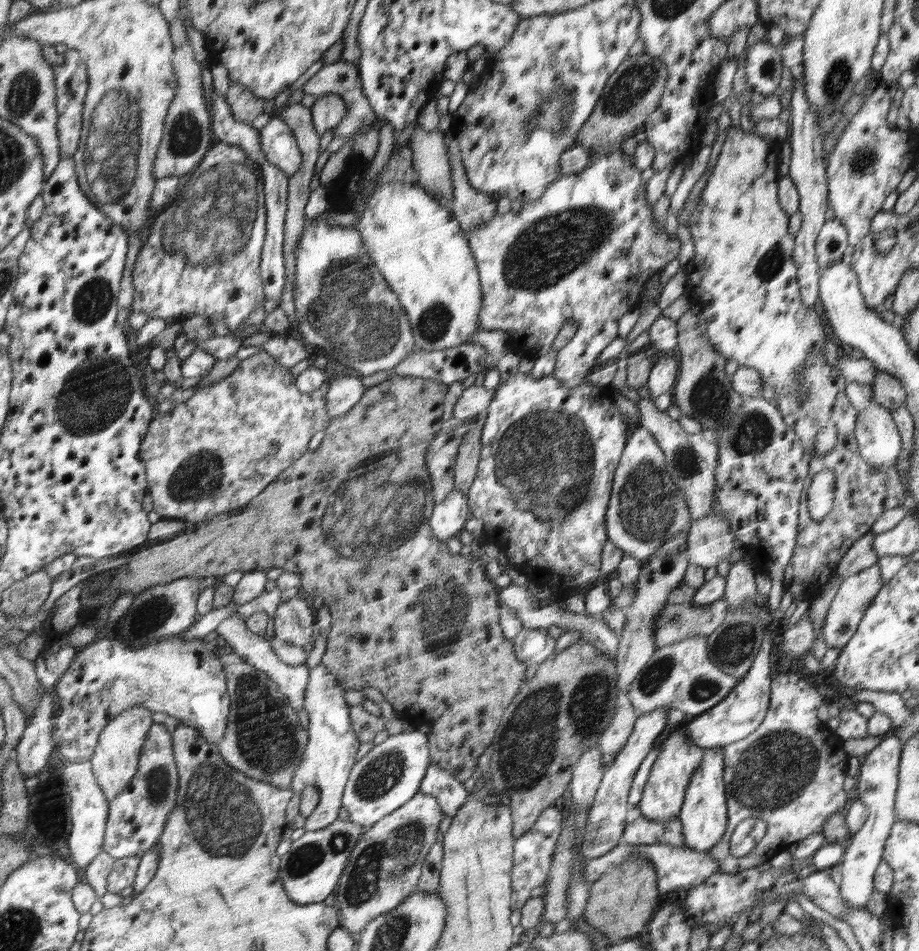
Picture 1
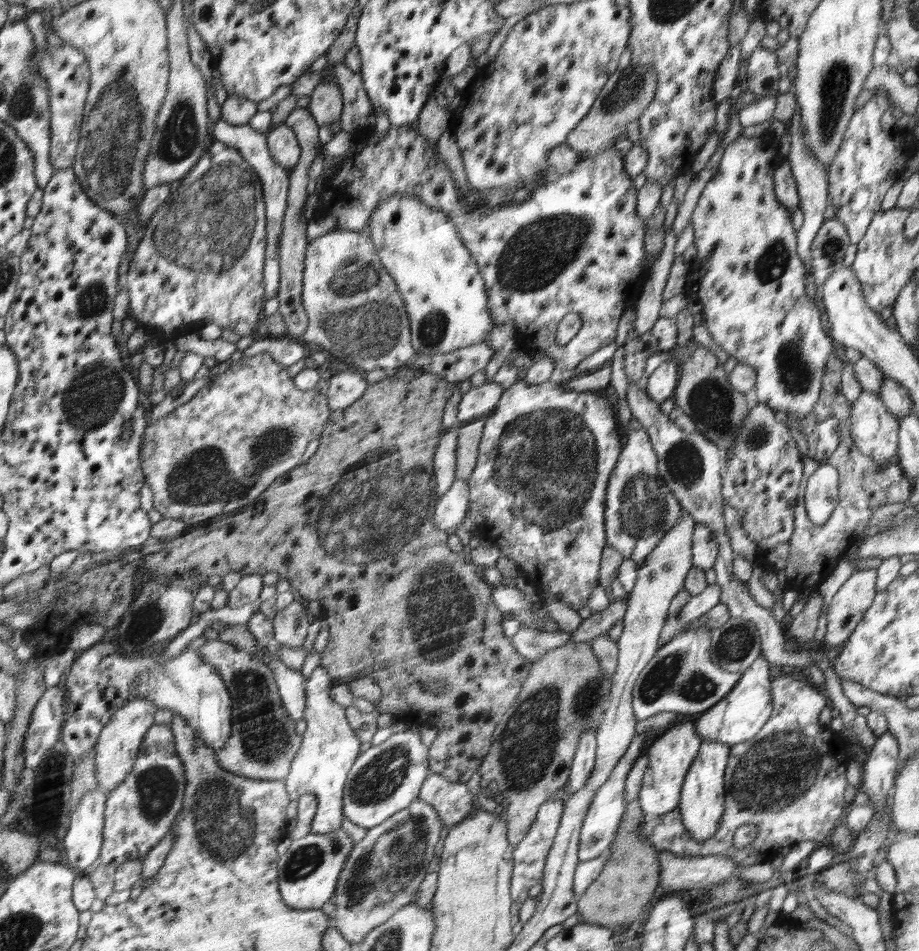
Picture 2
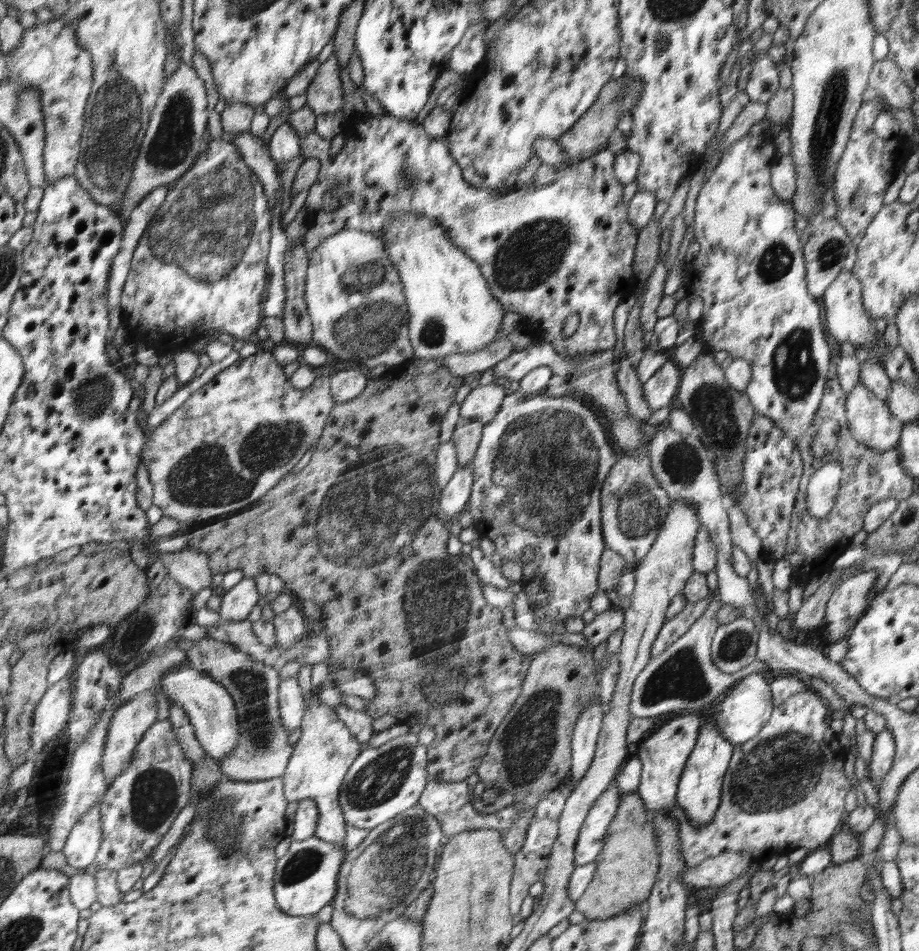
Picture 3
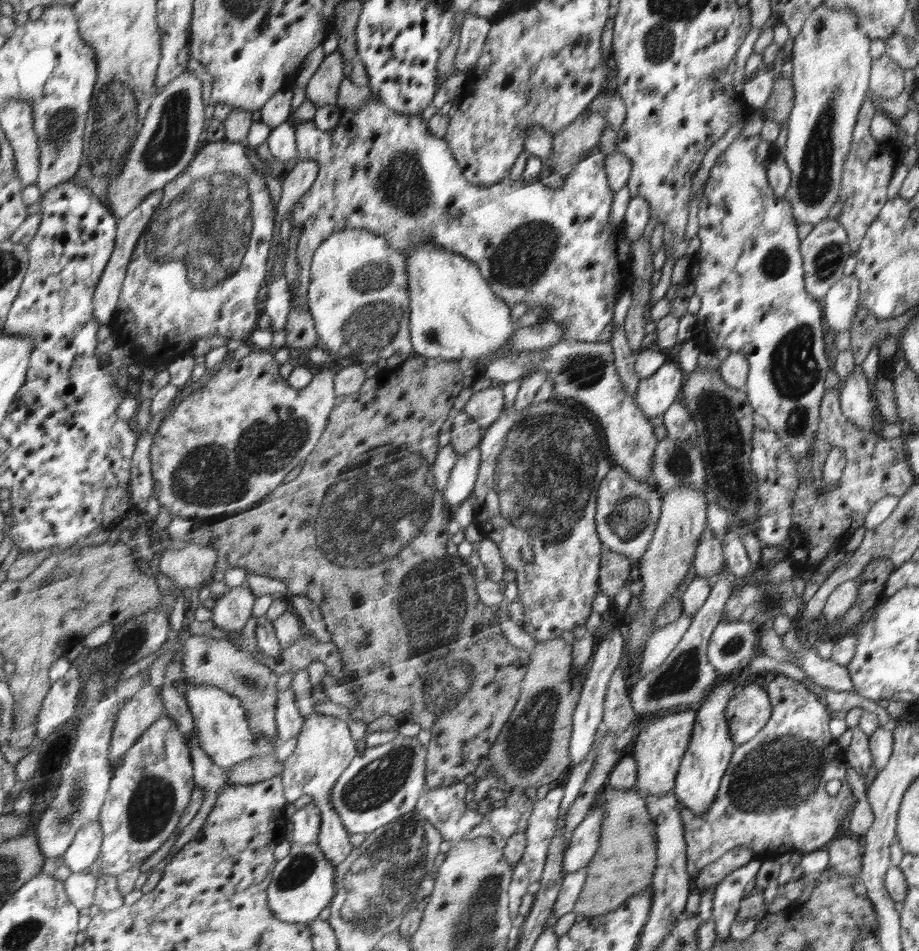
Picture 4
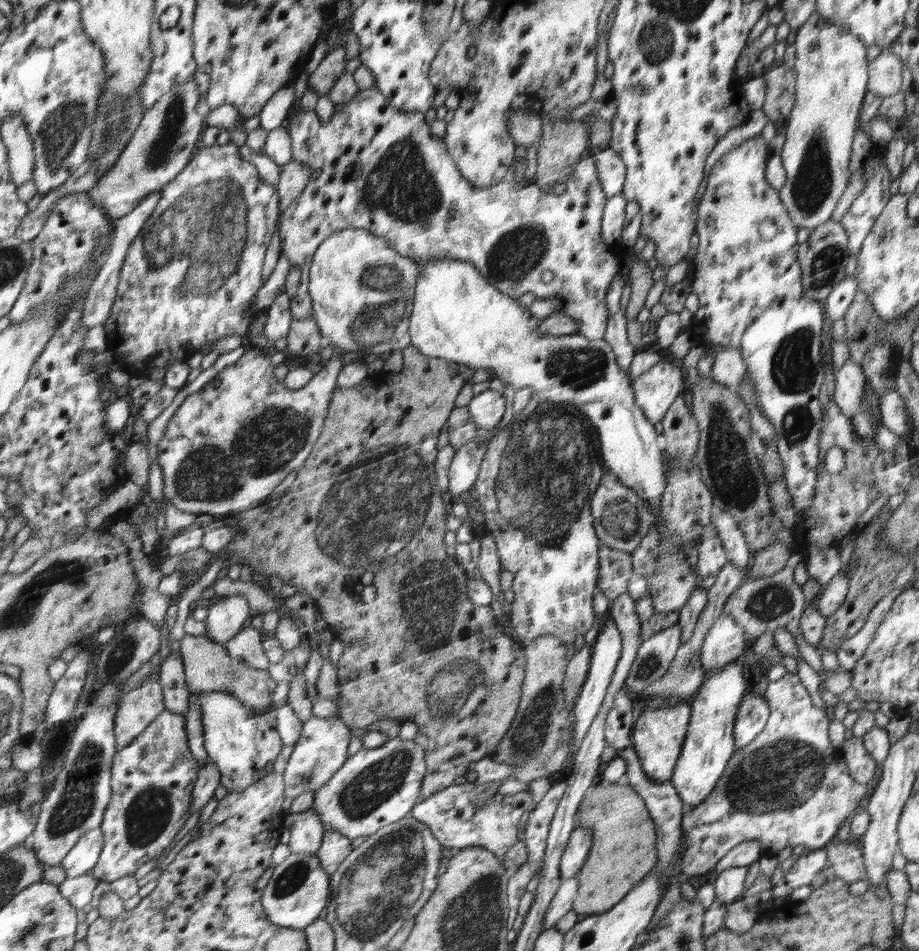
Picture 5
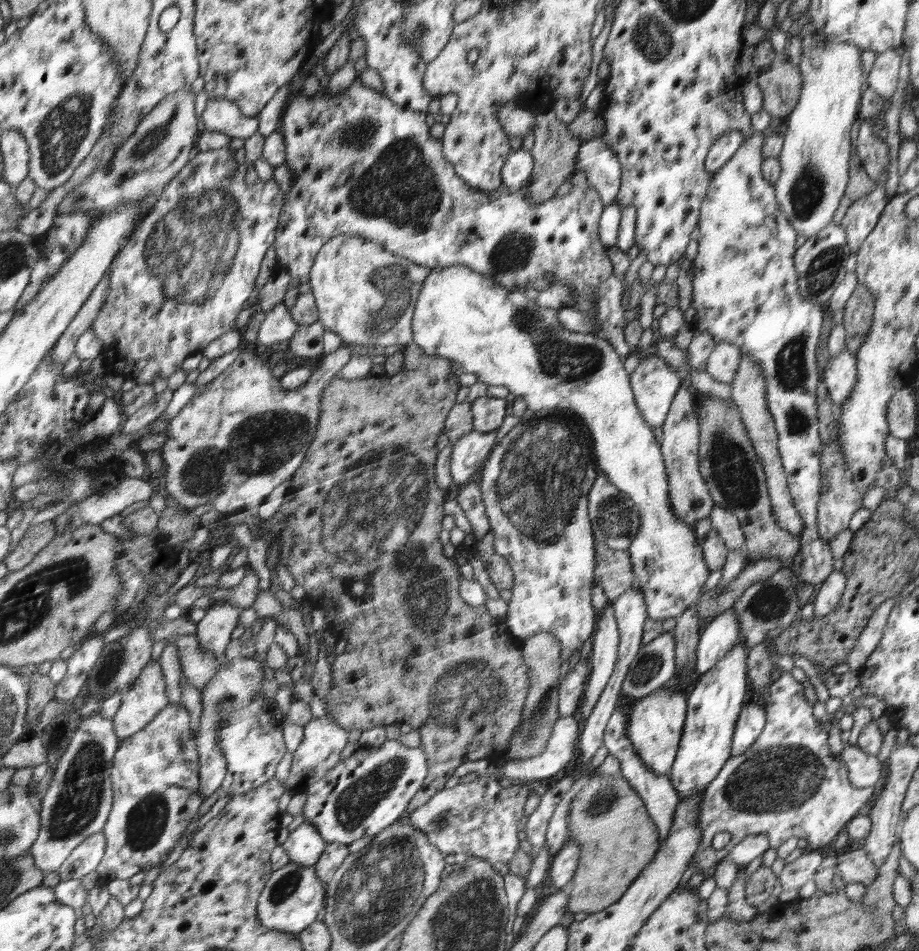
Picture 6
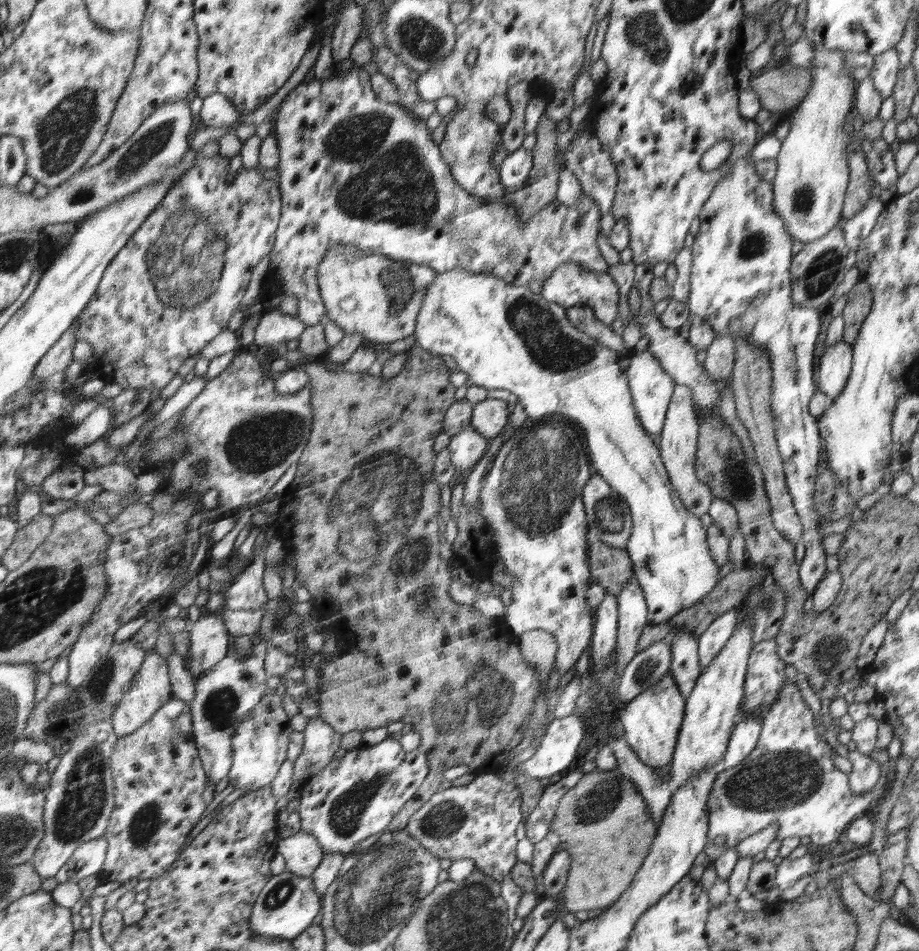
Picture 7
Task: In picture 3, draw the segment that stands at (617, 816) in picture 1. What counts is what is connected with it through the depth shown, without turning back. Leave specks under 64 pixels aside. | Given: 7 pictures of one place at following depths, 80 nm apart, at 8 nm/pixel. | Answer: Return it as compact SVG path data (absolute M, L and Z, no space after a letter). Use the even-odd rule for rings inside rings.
M615 780L596 799L592 808L585 816L584 824L580 827L578 840L575 844L574 864L580 866L595 862L597 856L604 850L608 830L616 818L620 804L621 791Z

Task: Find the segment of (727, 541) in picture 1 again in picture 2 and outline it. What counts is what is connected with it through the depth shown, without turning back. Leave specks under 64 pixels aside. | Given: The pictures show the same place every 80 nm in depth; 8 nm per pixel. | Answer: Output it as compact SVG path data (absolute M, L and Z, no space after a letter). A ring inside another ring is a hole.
M695 523L691 551L693 566L704 571L710 570L716 566L720 552L714 529L702 523Z

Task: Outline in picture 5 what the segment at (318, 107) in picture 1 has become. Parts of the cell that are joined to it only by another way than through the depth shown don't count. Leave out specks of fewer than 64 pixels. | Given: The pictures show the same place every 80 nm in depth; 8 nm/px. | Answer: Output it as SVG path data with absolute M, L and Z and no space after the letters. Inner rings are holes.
M340 44L330 49L318 68L310 75L308 86L312 87L320 97L328 96L334 83L342 76L346 63L347 52Z

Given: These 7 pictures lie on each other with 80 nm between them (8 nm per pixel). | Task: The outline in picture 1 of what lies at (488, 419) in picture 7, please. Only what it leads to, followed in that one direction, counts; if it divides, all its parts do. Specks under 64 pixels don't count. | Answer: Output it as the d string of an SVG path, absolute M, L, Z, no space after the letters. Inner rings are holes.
M472 385L466 388L452 410L452 419L466 421L478 416L478 413L486 412L495 398L494 389L486 389L484 386Z

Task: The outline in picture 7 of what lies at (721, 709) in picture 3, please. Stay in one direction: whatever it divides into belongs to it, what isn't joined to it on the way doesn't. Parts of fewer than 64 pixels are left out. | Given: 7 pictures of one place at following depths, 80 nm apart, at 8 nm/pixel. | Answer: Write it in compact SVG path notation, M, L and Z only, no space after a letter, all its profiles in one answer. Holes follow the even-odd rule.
M754 715L743 716L742 721L737 721L729 738L729 748L717 768L728 770L746 759L757 748L762 725L762 718Z

